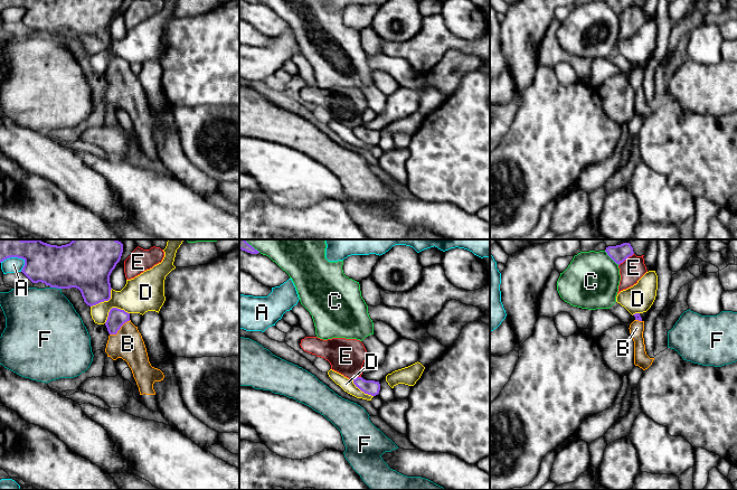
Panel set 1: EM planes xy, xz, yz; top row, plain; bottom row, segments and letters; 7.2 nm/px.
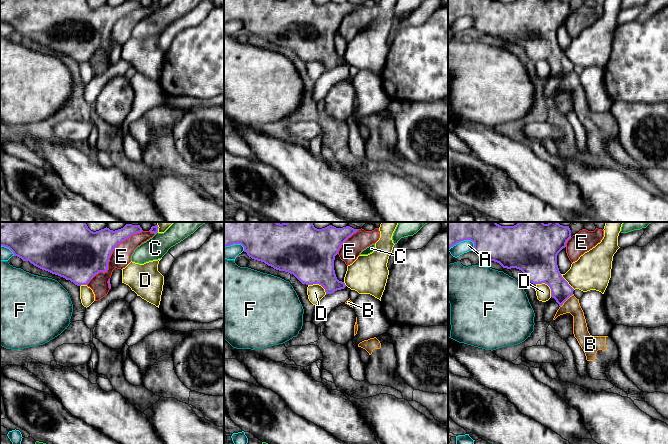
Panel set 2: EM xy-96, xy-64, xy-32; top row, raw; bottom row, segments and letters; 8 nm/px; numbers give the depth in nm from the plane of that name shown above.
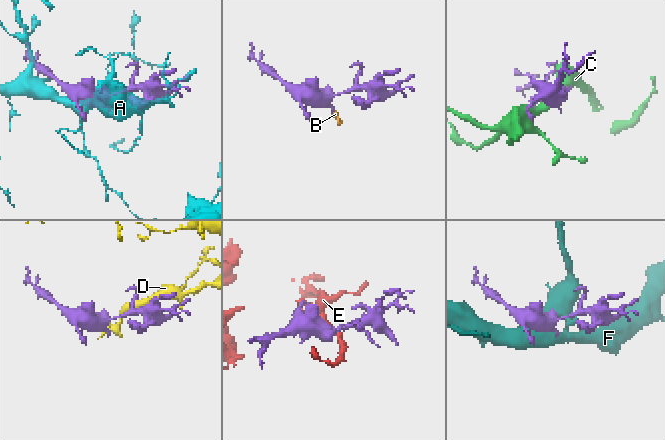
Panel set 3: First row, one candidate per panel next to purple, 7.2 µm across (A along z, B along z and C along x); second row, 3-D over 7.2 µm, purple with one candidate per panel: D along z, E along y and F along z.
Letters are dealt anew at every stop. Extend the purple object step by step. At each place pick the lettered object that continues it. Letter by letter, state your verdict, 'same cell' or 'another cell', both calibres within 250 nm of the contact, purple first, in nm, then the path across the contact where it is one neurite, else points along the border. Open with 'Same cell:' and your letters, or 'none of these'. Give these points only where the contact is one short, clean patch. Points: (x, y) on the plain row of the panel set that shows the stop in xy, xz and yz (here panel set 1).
Same cell: B
A: another cell | 240/110 nm
B: same cell | 130/220 nm | across xy (116, 67), (120, 77), (128, 93)
C: another cell | 100/400 nm
D: another cell | 130/260 nm
E: another cell | 100/170 nm
F: another cell | 280/440 nm

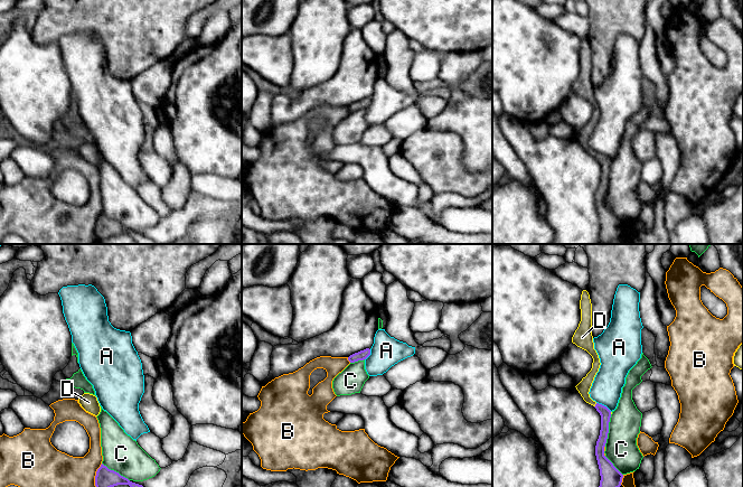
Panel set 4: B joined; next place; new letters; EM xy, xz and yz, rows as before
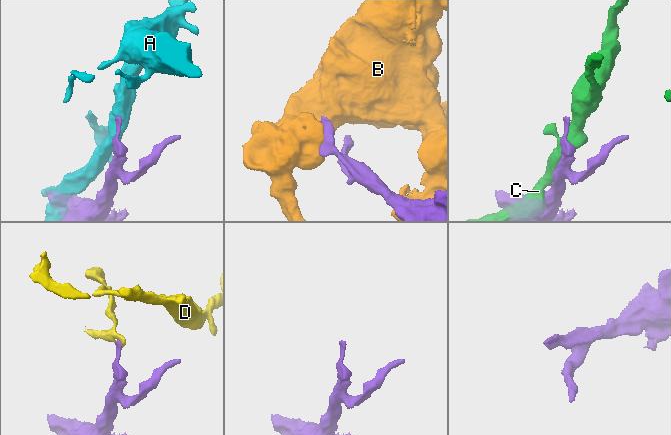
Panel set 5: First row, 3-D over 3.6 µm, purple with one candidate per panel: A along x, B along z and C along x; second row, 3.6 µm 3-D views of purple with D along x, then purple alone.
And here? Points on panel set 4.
Same cell: none of these
A: another cell | 80/220 nm
B: another cell | 150/480 nm
C: another cell | 100/240 nm
D: another cell | 80/90 nm | along yz (596, 152), (594, 156)

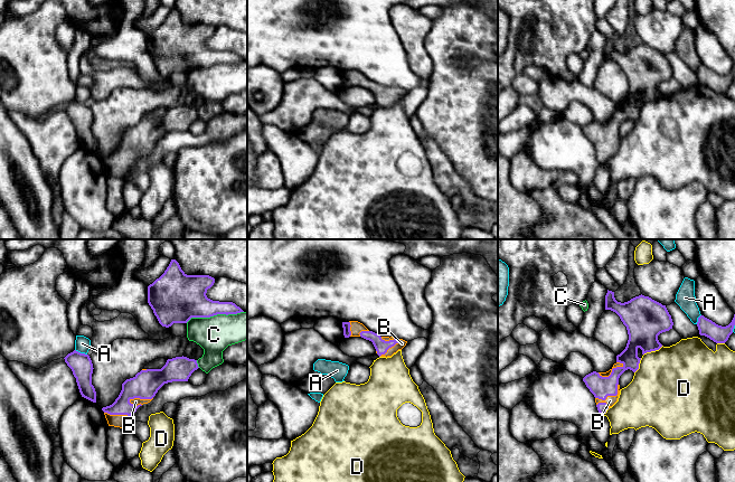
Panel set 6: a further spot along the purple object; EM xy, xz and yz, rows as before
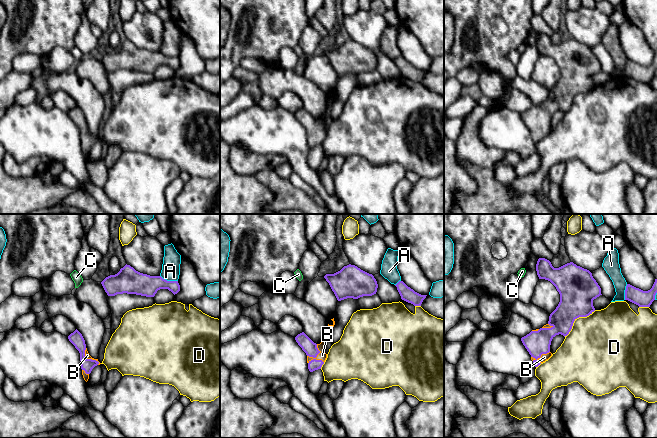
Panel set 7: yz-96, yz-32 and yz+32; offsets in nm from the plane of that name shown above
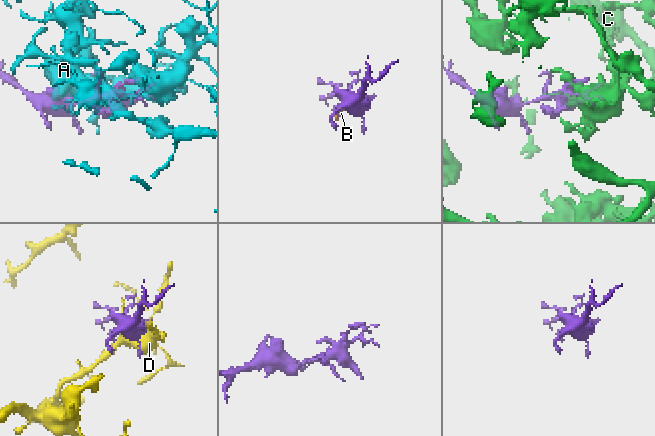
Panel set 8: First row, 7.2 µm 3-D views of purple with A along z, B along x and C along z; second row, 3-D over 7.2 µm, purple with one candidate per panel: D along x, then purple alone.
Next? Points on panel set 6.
Same cell: none of these
A: another cell | 160/110 nm
B: another cell | 160/70 nm
C: another cell | 300/260 nm
D: another cell | 300/480 nm

